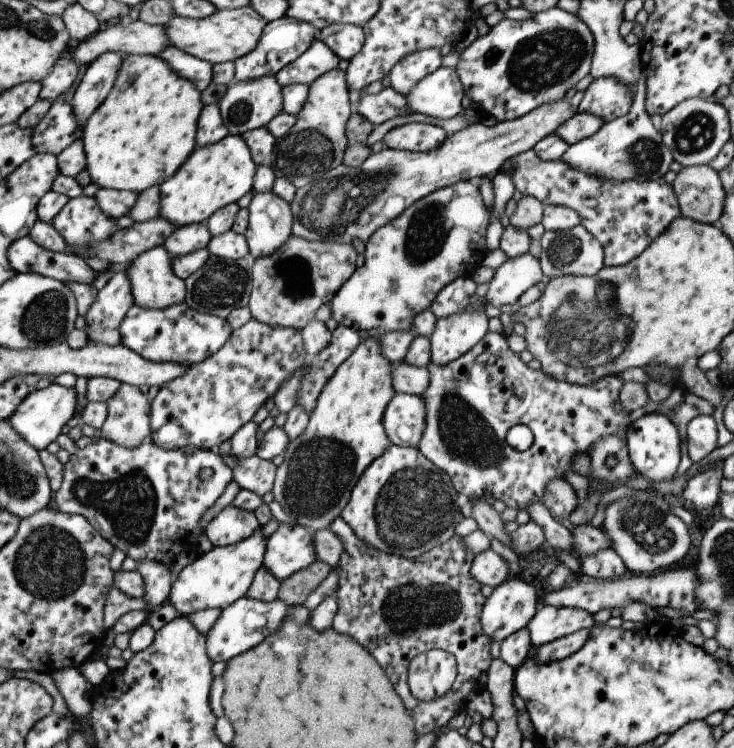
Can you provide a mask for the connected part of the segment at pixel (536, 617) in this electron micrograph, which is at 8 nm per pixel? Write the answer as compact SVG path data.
M538 606L526 624L534 648L594 626L590 612L573 607Z

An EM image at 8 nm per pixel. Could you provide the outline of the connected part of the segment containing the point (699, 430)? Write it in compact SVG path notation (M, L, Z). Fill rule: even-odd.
M697 415L686 427L687 456L691 462L705 458L717 446L717 430L711 415Z

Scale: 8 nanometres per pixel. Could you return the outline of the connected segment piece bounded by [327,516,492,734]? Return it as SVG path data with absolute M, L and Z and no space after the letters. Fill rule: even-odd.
M336 516L328 528L341 541L343 550L338 560L338 587L334 592L336 611L332 620L331 629L342 635L347 635L359 643L383 668L389 682L393 684L395 692L399 694L401 702L409 710L415 732L431 732L442 728L455 714L465 708L465 700L470 692L480 692L486 686L486 670L492 661L489 655L489 645L492 640L481 630L480 610L486 599L481 595L480 584L472 579L470 573L471 561L474 554L466 551L463 537L451 535L447 542L424 552L412 559L385 554L375 550L359 540L351 529ZM431 649L443 649L450 652L456 660L456 677L447 694L441 695L431 706L409 694L406 681L406 672L409 661L418 654Z

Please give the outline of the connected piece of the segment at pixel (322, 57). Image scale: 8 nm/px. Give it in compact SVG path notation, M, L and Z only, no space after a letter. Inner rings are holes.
M313 41L294 61L276 72L276 81L281 87L286 85L309 85L319 75L337 69L340 58L321 41Z

